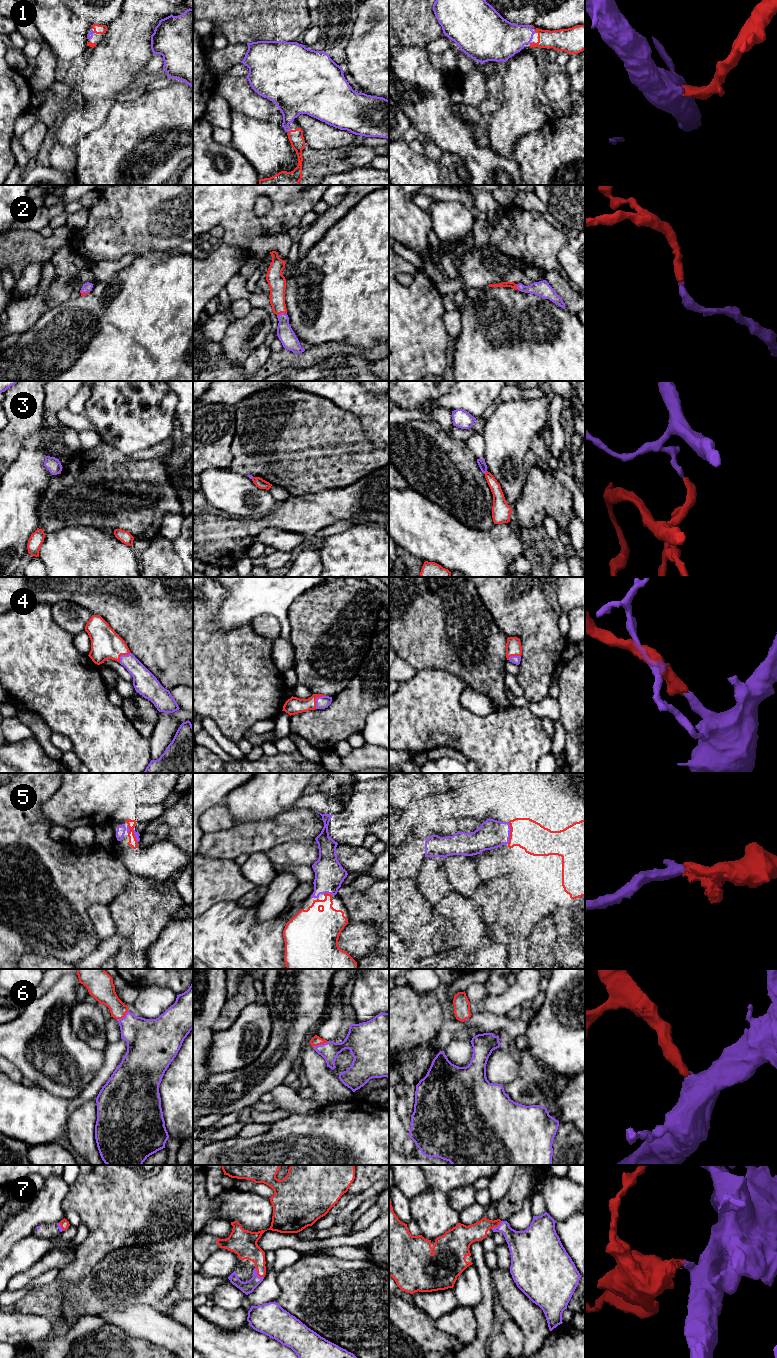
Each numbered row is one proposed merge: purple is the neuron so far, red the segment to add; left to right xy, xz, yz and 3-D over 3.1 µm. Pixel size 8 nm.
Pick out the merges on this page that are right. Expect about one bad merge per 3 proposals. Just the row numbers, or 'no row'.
1, 2, 4, 5, 6, 7

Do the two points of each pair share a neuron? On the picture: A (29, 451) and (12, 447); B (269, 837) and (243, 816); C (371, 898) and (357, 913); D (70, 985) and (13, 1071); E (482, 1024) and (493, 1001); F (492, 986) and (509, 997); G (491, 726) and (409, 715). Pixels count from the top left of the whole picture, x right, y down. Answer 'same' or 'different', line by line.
A: different
B: different
C: same
D: different
E: different
F: different
G: same

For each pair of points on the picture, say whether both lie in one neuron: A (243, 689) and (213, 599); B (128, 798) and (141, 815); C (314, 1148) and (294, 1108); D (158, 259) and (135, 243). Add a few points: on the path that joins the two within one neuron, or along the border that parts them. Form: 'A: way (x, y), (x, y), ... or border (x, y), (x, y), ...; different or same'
A: way (221, 667), (208, 654), (208, 621); same
B: border (159, 803), (142, 804), (131, 813), (130, 817); different
C: border (319, 1108), (308, 1113), (292, 1114); different
D: border (148, 252), (141, 255); different

